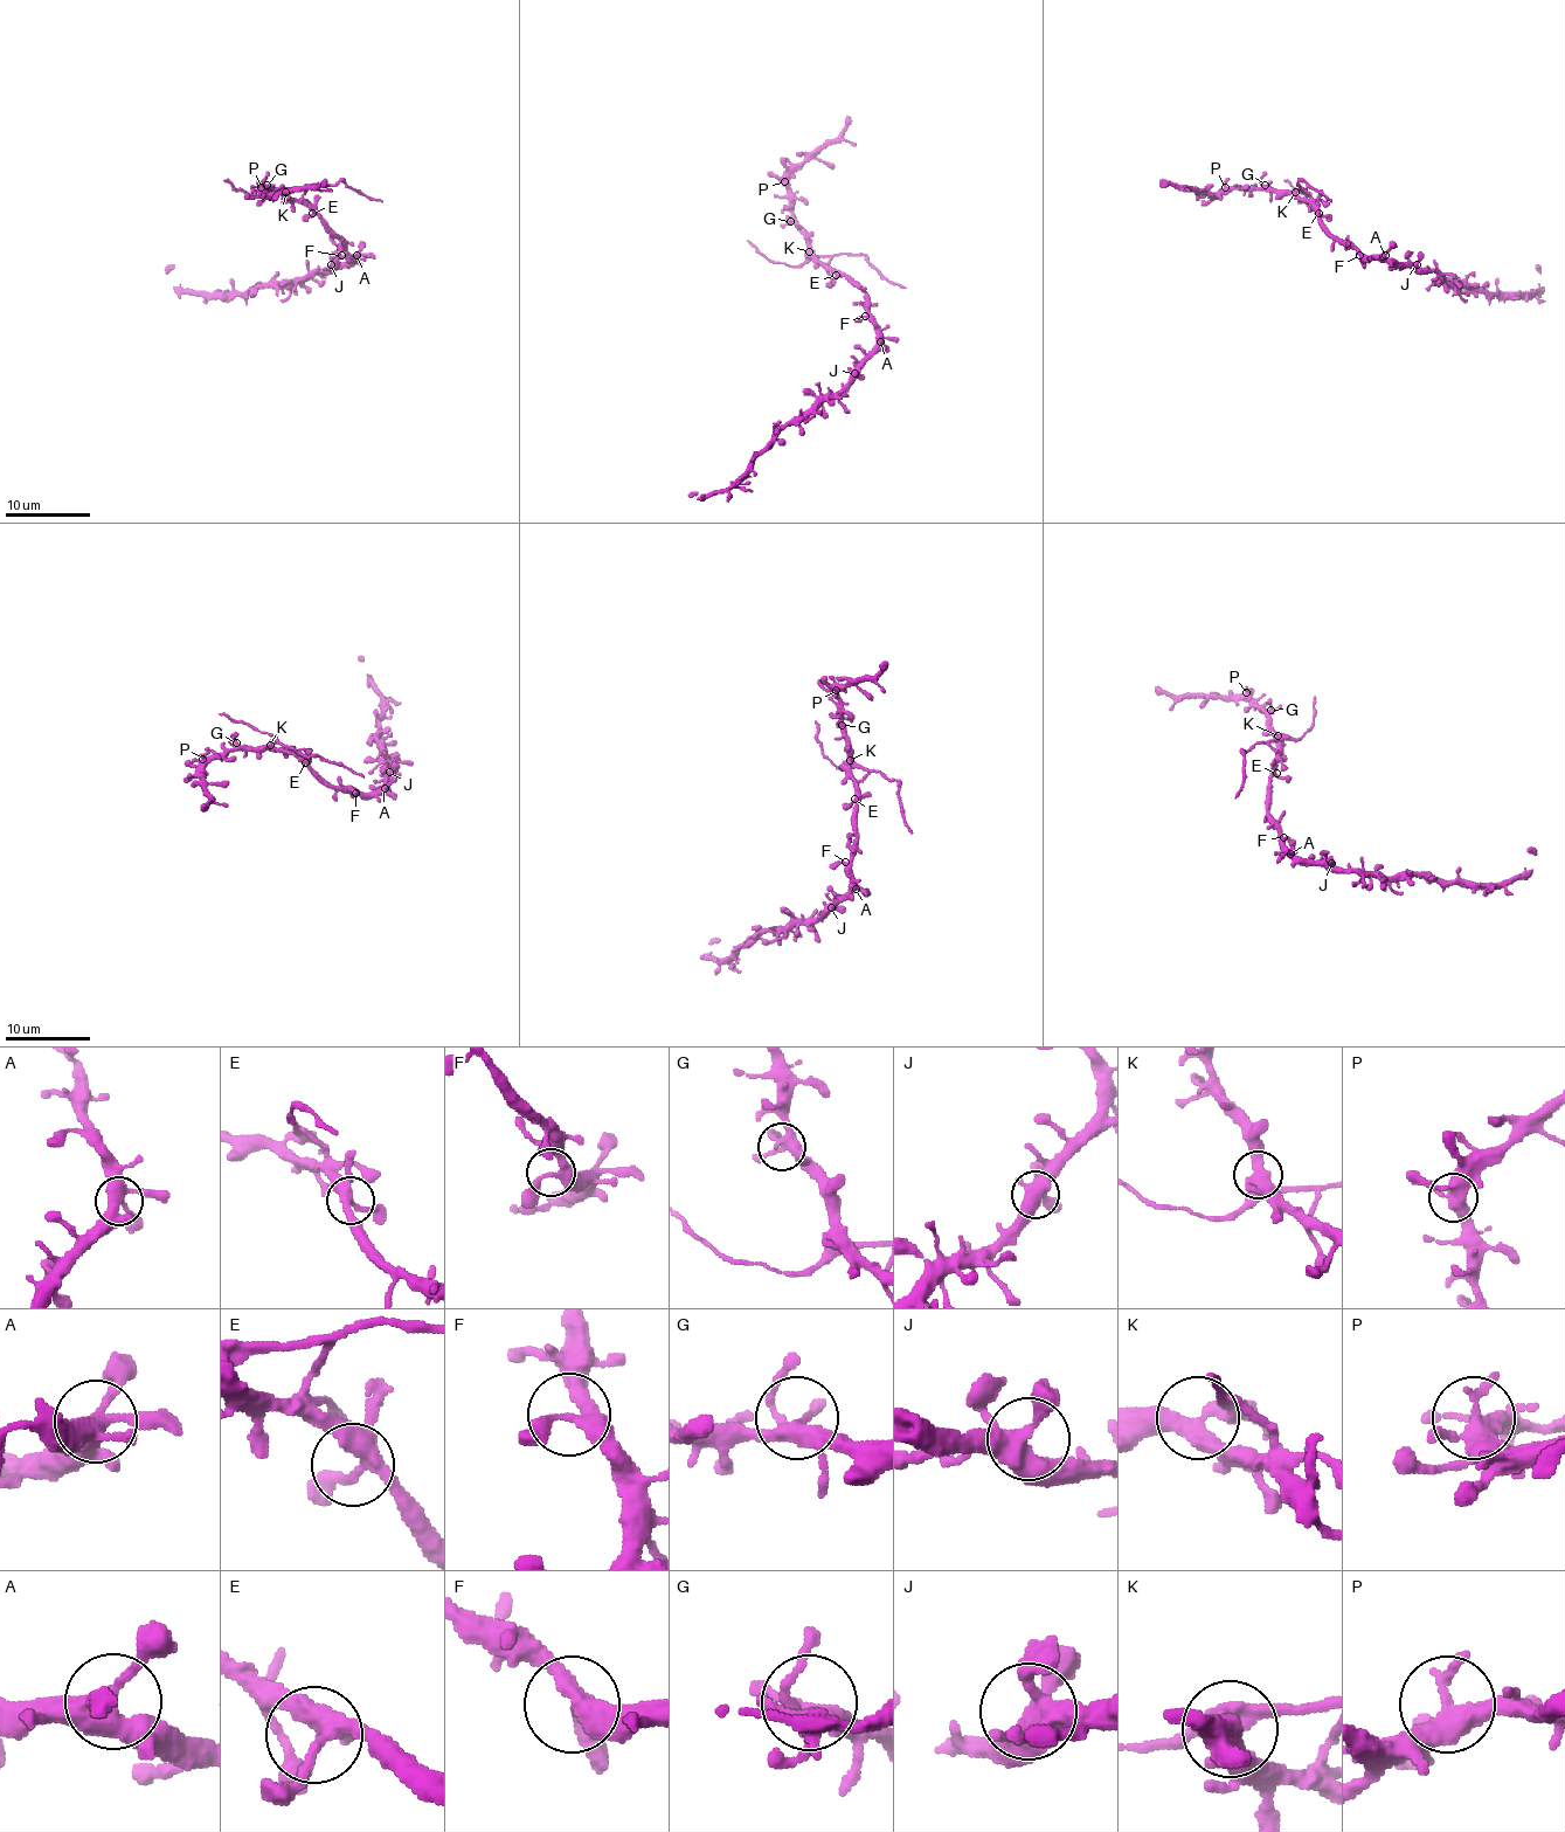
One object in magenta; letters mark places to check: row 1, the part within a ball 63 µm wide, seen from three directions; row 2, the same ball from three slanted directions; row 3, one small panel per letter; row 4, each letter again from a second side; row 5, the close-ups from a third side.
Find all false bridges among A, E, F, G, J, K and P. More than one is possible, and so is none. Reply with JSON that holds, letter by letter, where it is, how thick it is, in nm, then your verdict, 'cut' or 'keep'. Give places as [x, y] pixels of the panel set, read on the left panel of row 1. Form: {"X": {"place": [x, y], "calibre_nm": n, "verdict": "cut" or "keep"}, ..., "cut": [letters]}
{"A": {"place": [357, 255], "calibre_nm": 400, "verdict": "keep"}, "E": {"place": [312, 213], "calibre_nm": 320, "verdict": "keep"}, "F": {"place": [341, 255], "calibre_nm": 280, "verdict": "keep"}, "G": {"place": [267, 185], "calibre_nm": 280, "verdict": "keep"}, "J": {"place": [331, 264], "calibre_nm": 460, "verdict": "keep"}, "K": {"place": [285, 192], "calibre_nm": 440, "verdict": "cut"}, "P": {"place": [261, 187], "calibre_nm": 360, "verdict": "keep"}, "cut": ["K"]}

